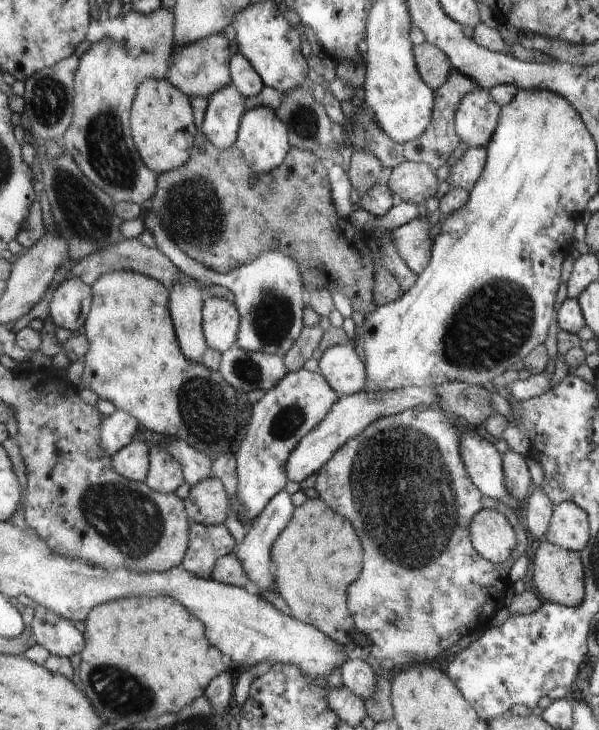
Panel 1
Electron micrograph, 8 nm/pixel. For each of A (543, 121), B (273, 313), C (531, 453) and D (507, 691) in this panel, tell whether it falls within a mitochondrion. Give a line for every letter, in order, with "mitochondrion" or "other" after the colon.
A: other
B: mitochondrion
C: other
D: other

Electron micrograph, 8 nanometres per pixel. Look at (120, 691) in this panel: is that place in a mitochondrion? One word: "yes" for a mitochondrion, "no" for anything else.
yes

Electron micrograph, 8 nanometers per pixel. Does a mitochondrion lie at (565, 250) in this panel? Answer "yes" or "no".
no

